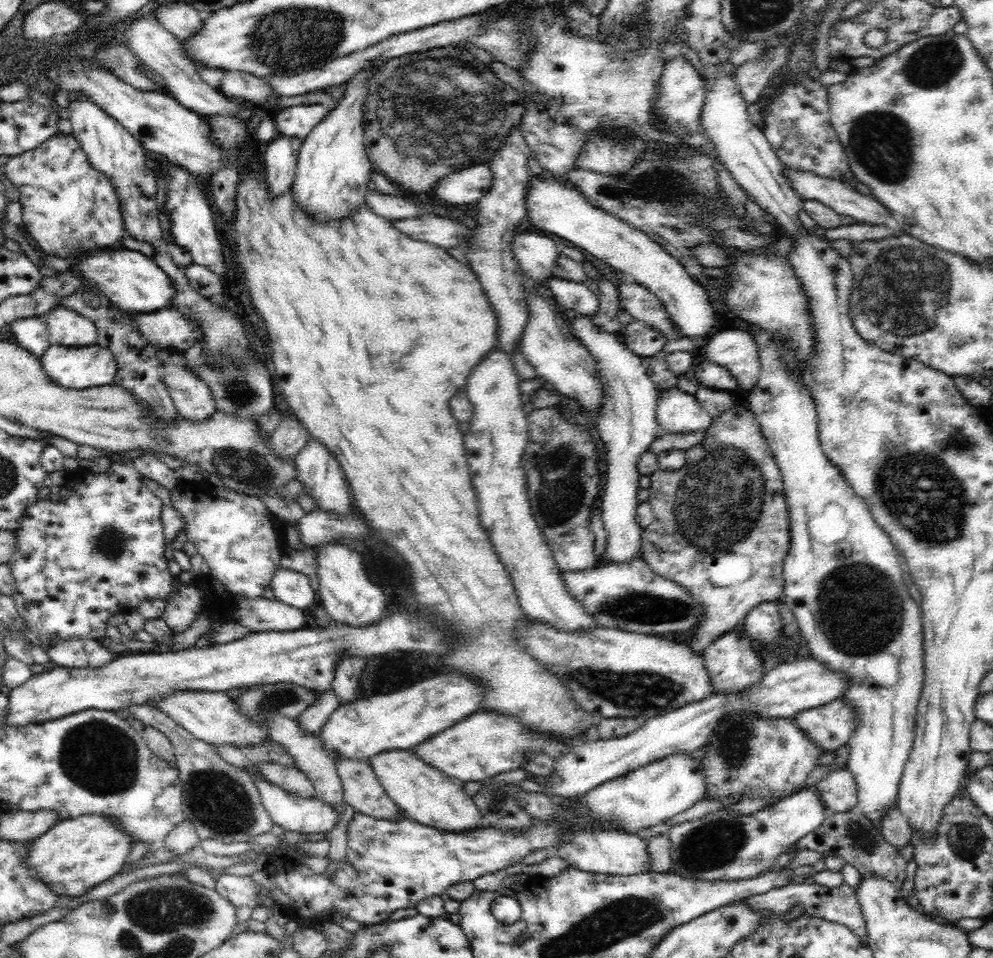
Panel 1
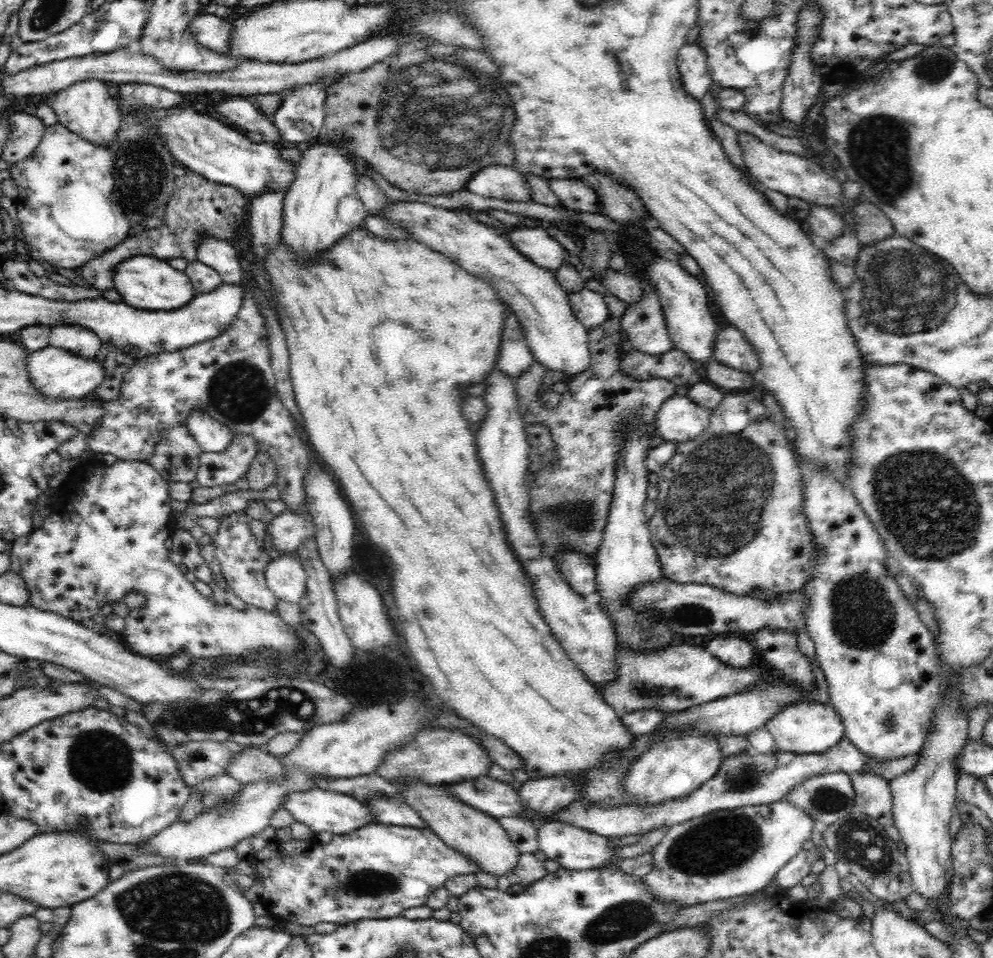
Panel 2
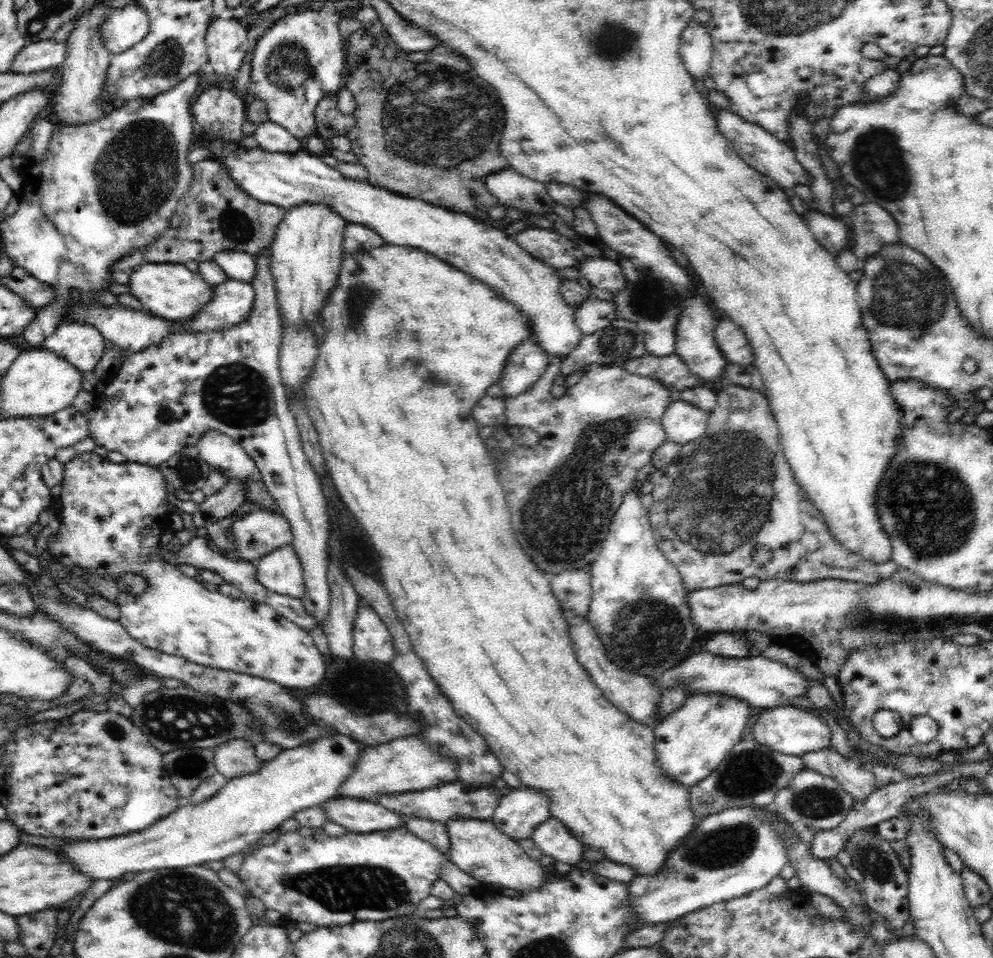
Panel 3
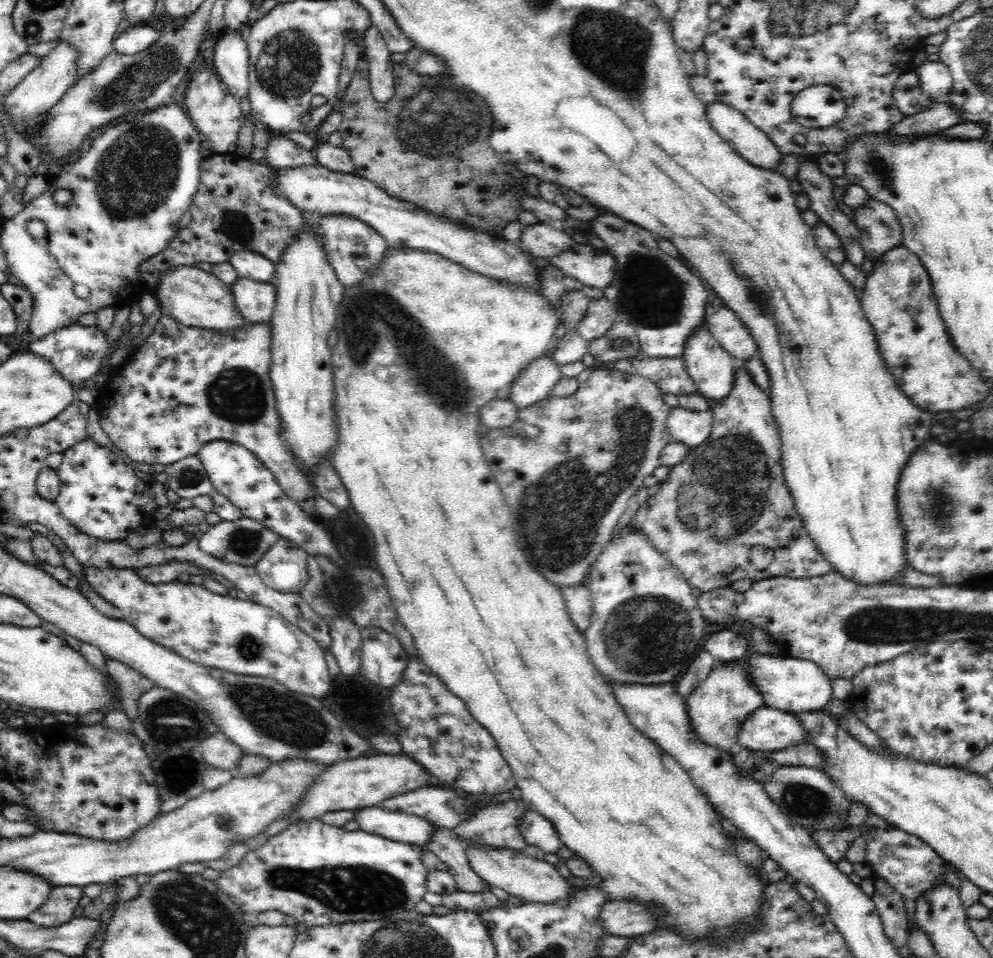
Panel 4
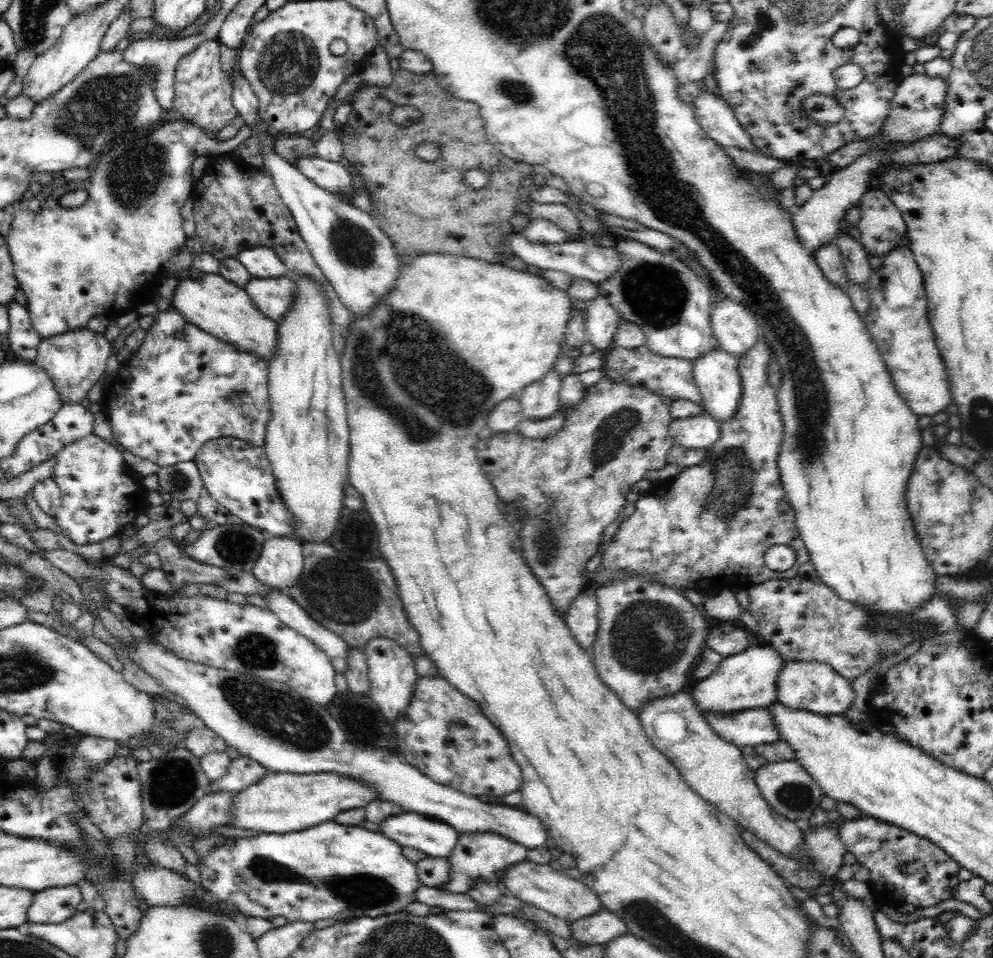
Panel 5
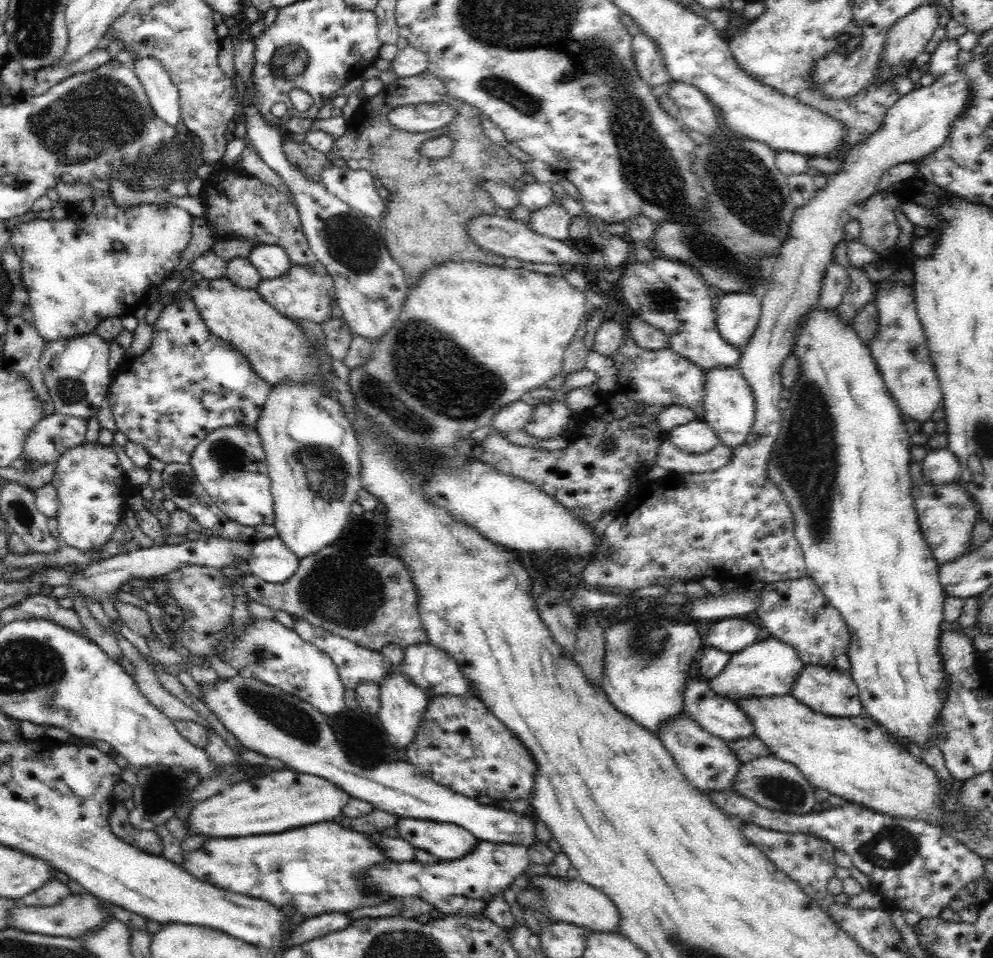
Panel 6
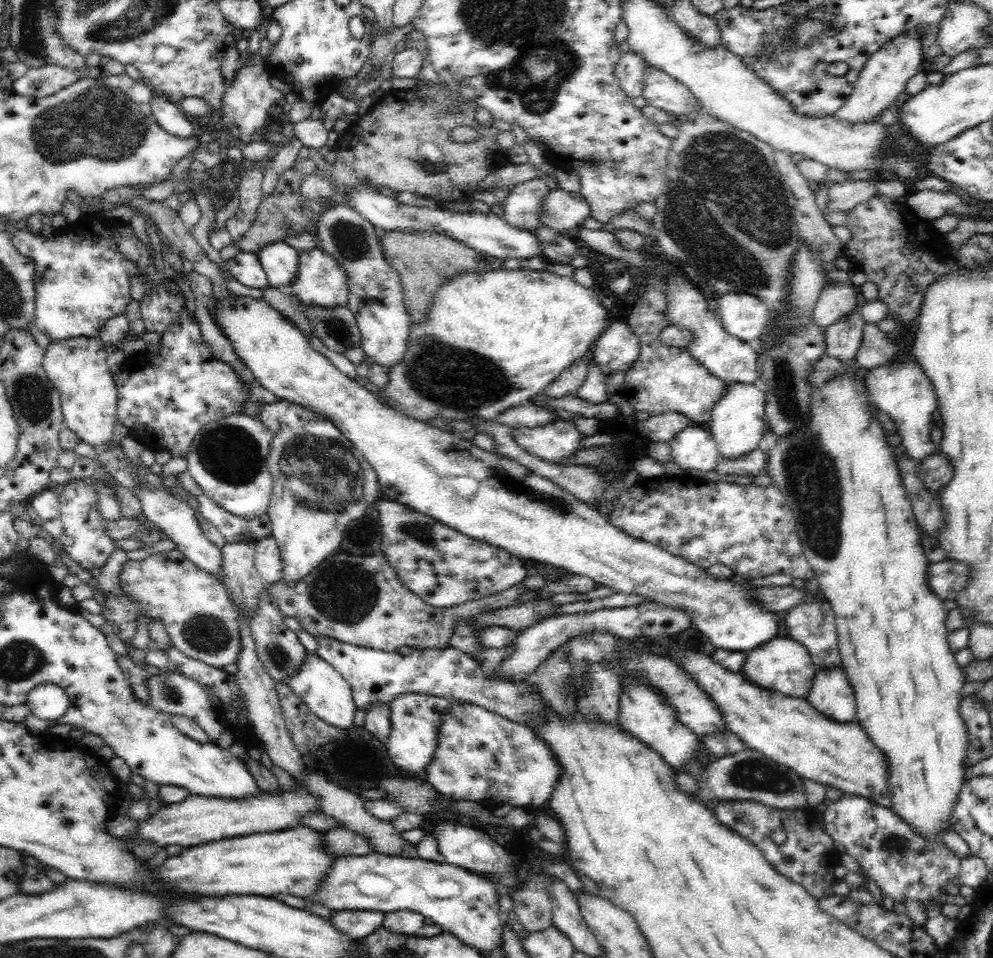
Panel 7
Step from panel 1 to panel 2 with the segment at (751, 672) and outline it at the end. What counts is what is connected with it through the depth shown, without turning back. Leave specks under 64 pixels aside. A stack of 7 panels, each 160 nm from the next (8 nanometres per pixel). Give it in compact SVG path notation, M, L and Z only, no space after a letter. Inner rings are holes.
M718 636L710 640L705 649L726 666L743 668L754 664L756 650L747 640Z

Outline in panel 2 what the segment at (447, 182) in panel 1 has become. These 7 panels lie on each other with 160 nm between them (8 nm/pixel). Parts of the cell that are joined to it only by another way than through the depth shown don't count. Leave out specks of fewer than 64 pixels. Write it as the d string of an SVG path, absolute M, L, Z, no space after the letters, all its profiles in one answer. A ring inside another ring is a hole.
M492 165L480 169L467 182L466 189L484 198L498 198L508 202L522 202L530 196L525 175L512 166Z

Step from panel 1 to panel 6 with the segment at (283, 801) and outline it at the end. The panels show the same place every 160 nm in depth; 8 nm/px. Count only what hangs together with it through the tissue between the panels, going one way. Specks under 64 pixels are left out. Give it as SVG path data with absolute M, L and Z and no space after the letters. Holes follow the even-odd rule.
M402 818L394 828L398 831L398 838L442 861L462 858L478 844L474 835L454 824Z

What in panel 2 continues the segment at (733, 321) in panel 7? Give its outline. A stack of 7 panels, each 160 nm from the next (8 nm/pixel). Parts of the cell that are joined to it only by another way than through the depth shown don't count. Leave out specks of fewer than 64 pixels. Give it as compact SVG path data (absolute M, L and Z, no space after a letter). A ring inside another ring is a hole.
M728 326L716 336L712 358L734 370L753 376L760 366L757 355L738 327Z

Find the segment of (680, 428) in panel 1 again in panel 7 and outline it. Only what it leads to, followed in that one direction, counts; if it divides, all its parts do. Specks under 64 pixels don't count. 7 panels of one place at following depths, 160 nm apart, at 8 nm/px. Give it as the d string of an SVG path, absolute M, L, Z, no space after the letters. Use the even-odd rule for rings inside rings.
M704 425L687 426L669 443L671 460L686 470L687 474L708 477L719 462L717 444Z

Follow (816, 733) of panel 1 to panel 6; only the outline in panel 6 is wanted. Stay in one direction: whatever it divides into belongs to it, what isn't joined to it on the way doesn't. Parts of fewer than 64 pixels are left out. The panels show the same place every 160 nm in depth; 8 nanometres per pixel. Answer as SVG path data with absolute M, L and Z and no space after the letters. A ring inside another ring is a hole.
M689 680L684 689L685 699L683 702L683 712L693 721L696 721L706 732L725 740L728 743L742 739L756 737L752 721L736 702L724 699L717 695L708 686L707 680Z

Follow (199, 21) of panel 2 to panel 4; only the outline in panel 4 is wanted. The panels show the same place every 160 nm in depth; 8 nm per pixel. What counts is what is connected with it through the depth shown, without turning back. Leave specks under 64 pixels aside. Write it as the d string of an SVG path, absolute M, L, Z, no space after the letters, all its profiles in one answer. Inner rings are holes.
M242 29L230 30L217 37L212 58L217 78L236 97L248 94L249 50Z

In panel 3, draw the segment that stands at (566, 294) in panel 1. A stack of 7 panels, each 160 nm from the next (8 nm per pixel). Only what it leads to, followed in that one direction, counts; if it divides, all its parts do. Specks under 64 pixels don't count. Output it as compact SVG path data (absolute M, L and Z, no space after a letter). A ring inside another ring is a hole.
M593 296L575 309L575 323L580 327L583 335L590 335L597 330L606 328L617 319L614 303L605 302Z

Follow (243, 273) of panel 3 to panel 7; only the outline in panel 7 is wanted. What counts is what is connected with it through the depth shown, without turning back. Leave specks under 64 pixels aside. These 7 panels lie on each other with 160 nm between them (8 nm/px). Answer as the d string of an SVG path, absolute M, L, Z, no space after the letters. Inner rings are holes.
M278 241L264 246L256 256L270 287L282 289L294 282L299 269L299 251L284 241Z

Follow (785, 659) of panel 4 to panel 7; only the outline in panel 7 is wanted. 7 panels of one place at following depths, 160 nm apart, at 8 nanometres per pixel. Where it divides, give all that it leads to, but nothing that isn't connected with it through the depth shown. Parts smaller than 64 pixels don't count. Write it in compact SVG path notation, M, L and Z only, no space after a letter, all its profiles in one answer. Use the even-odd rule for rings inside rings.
M841 667L818 670L806 700L833 721L852 722L857 718L854 689Z

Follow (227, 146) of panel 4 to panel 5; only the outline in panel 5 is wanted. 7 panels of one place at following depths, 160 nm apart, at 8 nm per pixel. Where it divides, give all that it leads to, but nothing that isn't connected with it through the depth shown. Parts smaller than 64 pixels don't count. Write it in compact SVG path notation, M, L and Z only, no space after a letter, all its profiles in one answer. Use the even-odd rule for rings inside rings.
M198 45L177 62L175 70L173 107L183 118L211 134L230 126L238 112L231 101L231 77L220 67L220 50L216 46Z

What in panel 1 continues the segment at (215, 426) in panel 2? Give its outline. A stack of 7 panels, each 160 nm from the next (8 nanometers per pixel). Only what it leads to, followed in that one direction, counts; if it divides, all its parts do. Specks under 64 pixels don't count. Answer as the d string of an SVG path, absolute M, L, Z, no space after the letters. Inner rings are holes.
M160 353L161 378L178 415L186 421L207 421L215 412L209 386L185 364L186 353Z

